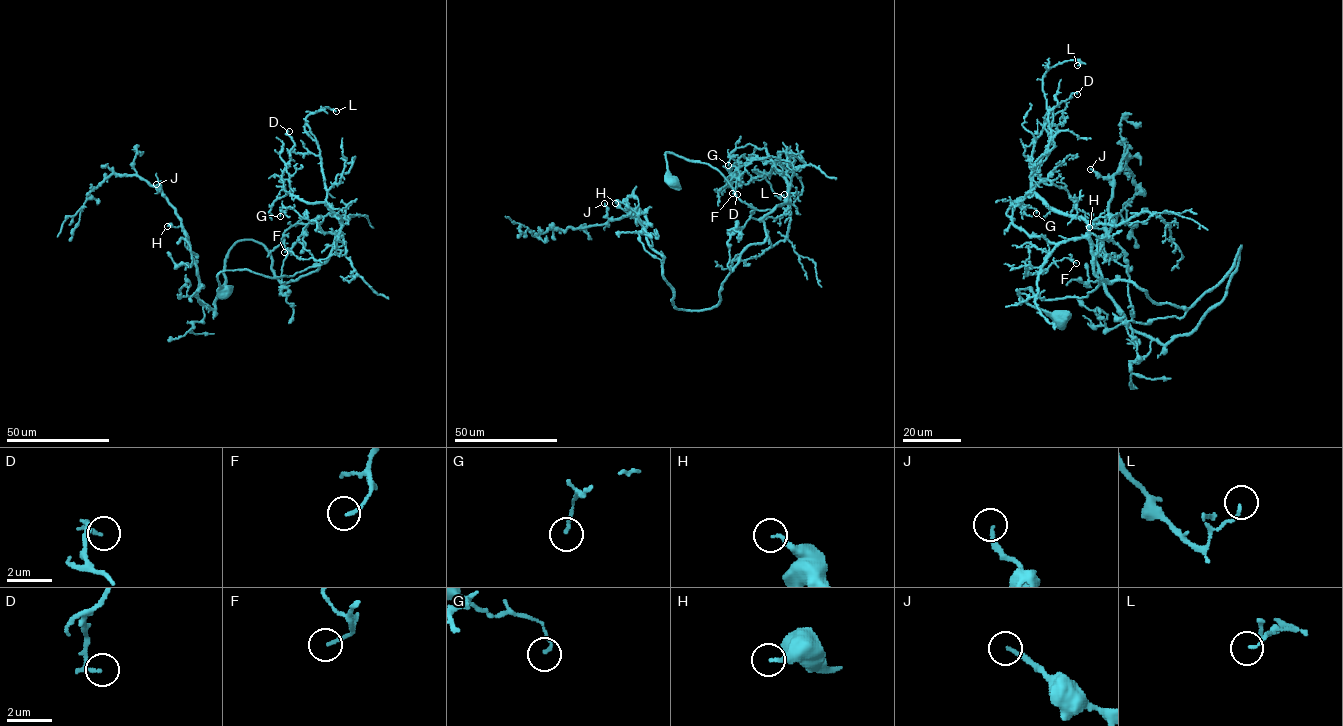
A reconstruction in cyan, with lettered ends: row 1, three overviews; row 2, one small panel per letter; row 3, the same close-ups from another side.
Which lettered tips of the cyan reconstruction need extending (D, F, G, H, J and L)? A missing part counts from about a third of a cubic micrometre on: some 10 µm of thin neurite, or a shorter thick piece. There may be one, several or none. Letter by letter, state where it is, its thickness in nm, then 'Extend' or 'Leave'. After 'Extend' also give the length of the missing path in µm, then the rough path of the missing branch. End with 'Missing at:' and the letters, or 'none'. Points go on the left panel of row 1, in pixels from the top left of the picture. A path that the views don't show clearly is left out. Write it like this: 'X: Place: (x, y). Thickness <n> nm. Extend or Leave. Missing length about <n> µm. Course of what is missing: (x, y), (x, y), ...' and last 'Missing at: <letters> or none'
D: Place: (289, 131). Thickness 160 nm. Leave
F: Place: (284, 252). Thickness 140 nm. Leave
G: Place: (280, 216). Thickness 140 nm. Leave
H: Place: (167, 226). Thickness 200 nm. Leave
J: Place: (156, 184). Thickness 190 nm. Leave
L: Place: (336, 111). Thickness 110 nm. Leave
Missing at: none

